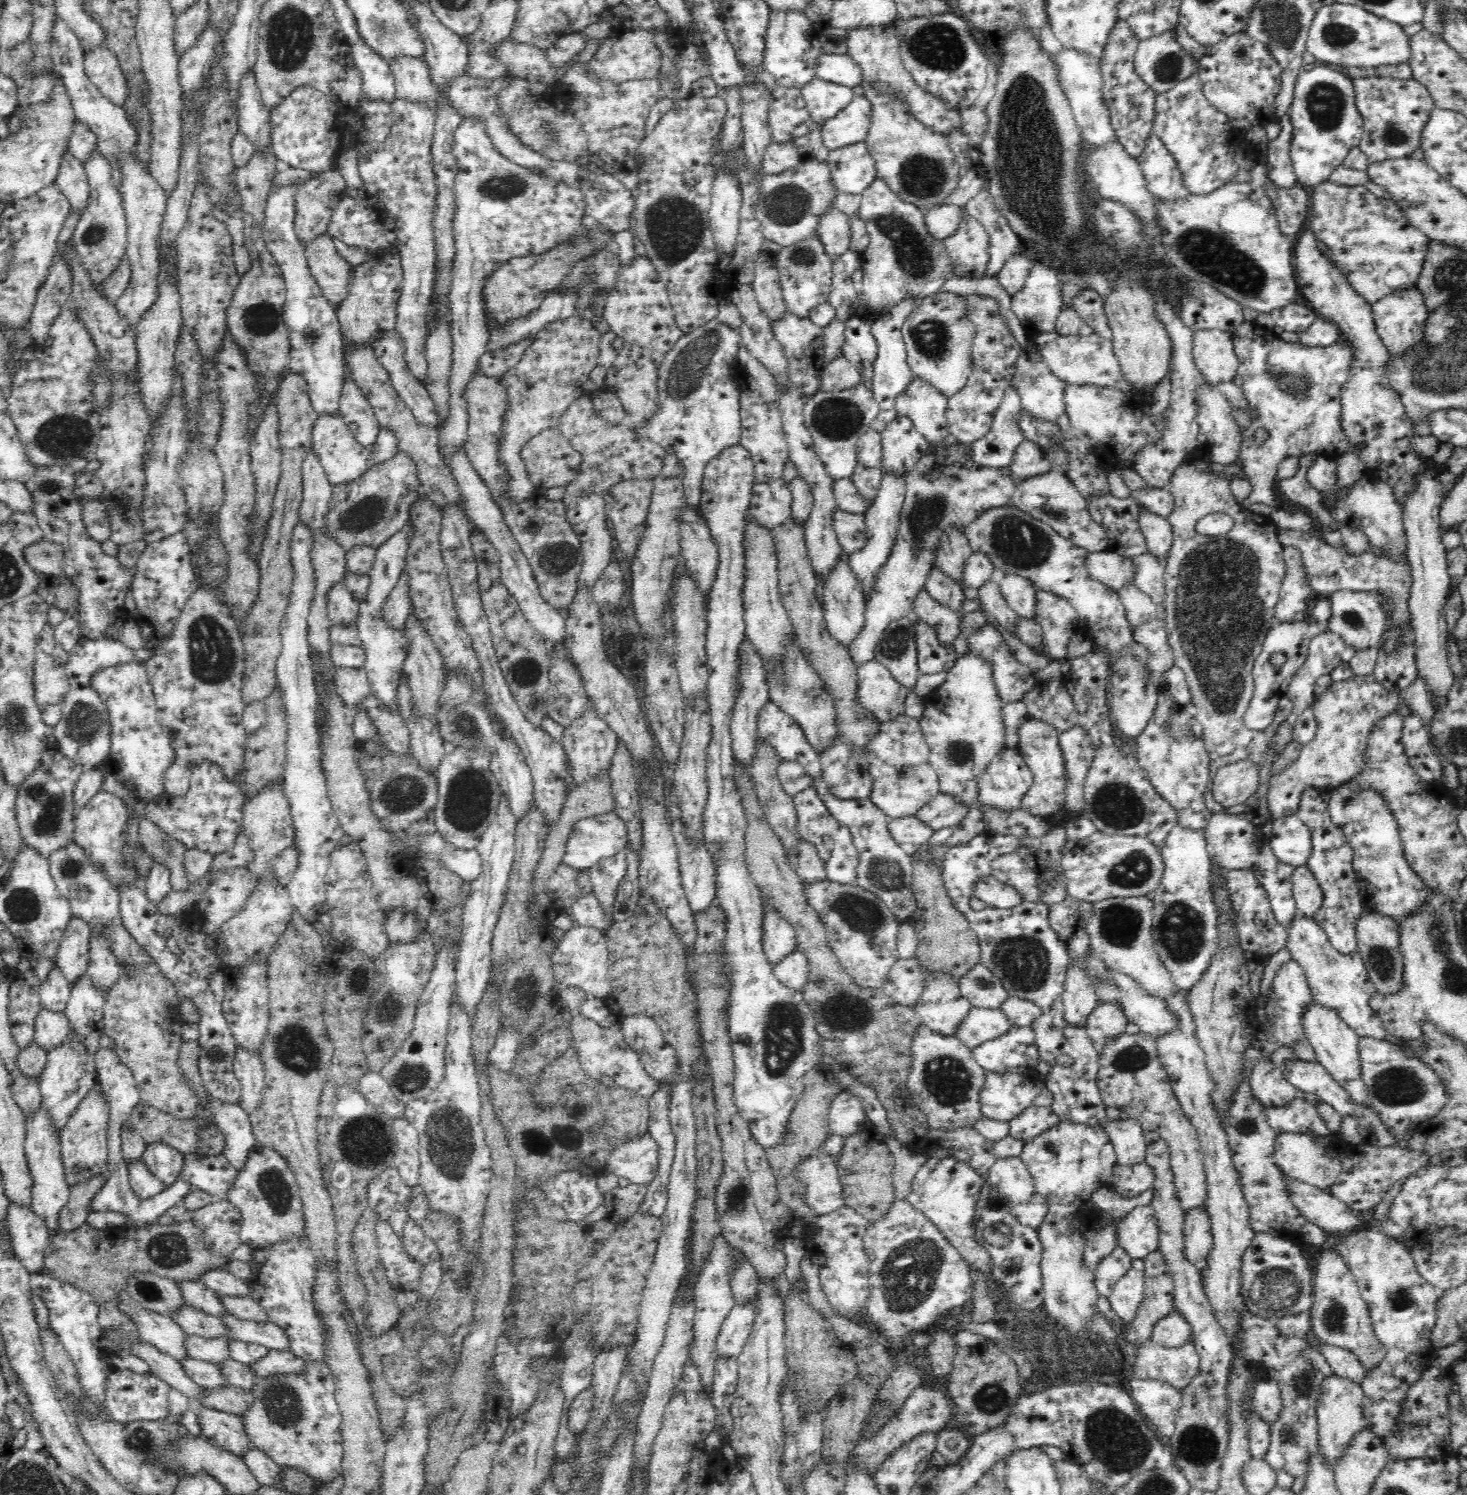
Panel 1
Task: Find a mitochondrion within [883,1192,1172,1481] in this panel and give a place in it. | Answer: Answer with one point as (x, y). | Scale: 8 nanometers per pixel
(1116, 1442)

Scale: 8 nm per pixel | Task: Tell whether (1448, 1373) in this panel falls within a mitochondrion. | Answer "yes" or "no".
no

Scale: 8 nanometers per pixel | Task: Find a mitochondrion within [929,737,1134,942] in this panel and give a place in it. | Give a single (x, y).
(957, 753)

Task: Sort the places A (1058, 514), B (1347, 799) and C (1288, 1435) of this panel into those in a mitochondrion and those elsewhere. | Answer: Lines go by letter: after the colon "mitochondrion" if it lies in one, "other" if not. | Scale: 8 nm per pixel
A: mitochondrion
B: mitochondrion
C: other

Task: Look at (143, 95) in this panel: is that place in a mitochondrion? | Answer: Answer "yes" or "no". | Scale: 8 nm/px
no

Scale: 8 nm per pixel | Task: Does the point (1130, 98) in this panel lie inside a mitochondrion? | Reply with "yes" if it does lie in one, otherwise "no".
yes

